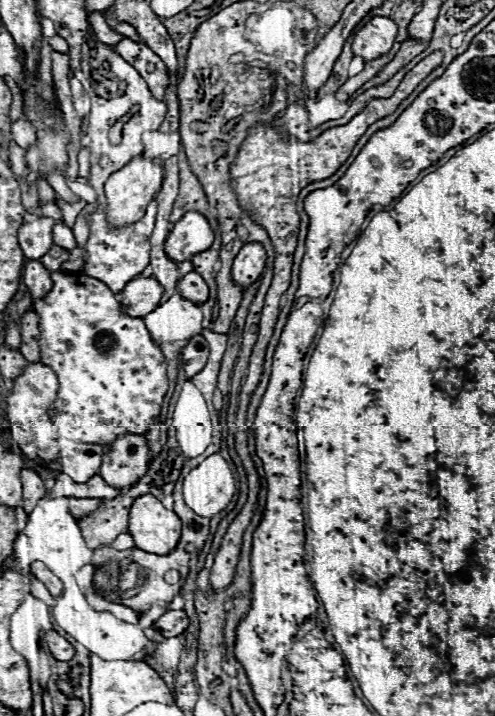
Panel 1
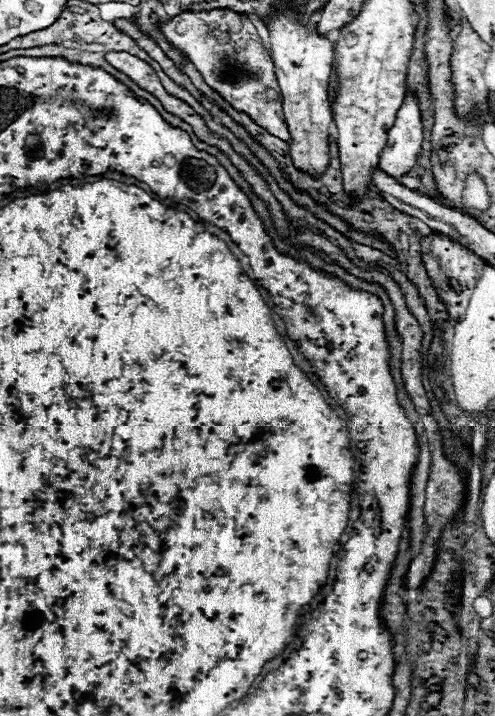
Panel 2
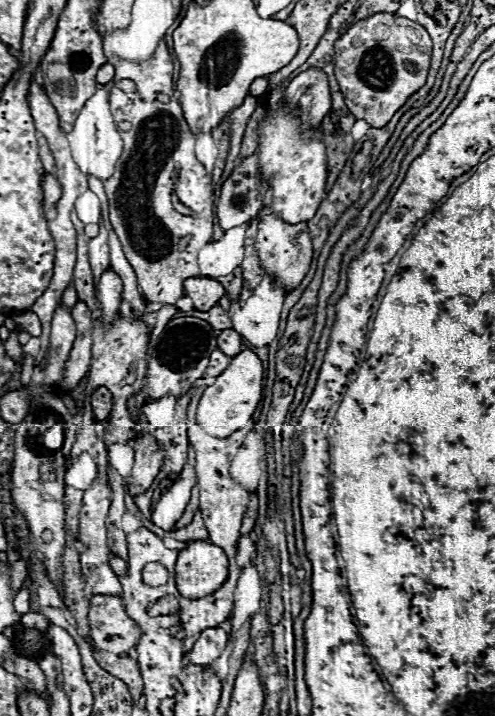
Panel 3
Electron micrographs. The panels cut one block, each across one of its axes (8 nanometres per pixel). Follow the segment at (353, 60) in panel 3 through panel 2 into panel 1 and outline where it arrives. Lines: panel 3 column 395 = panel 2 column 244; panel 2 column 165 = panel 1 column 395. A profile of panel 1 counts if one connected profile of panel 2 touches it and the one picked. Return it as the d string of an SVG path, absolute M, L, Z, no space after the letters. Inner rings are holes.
M372 18L356 36L352 42L354 56L362 56L366 62L372 58L380 58L380 54L386 54L392 48L392 42L396 38L398 26L390 18Z

